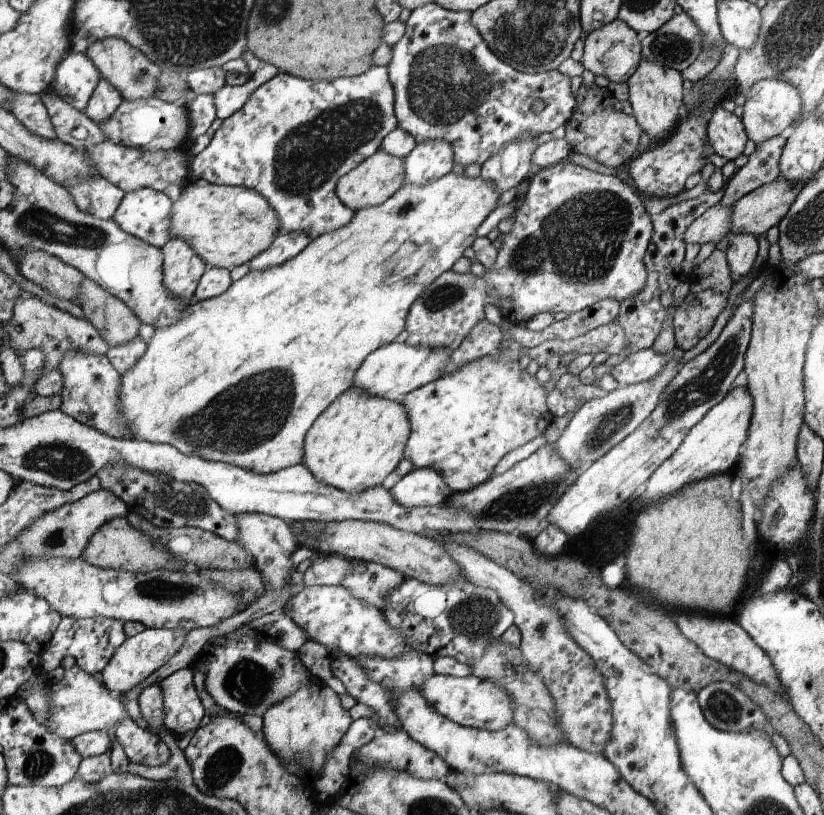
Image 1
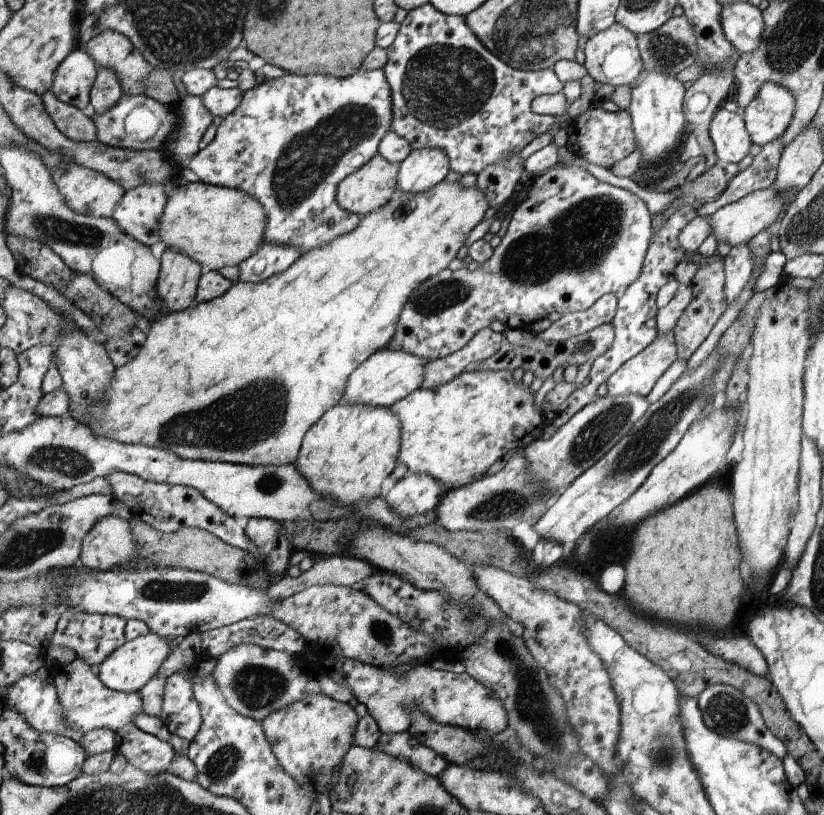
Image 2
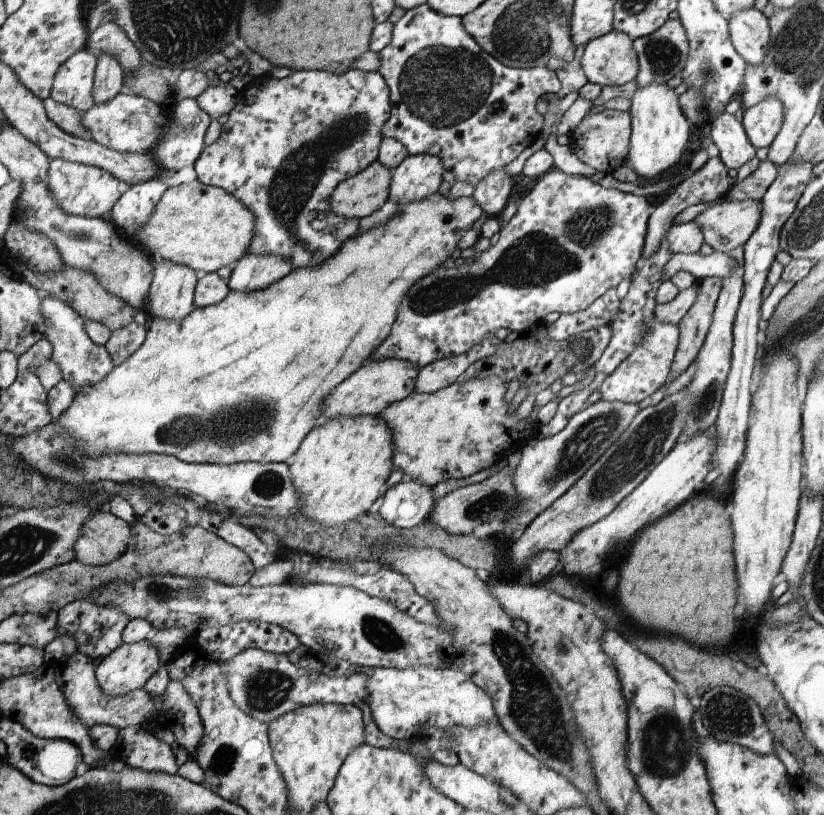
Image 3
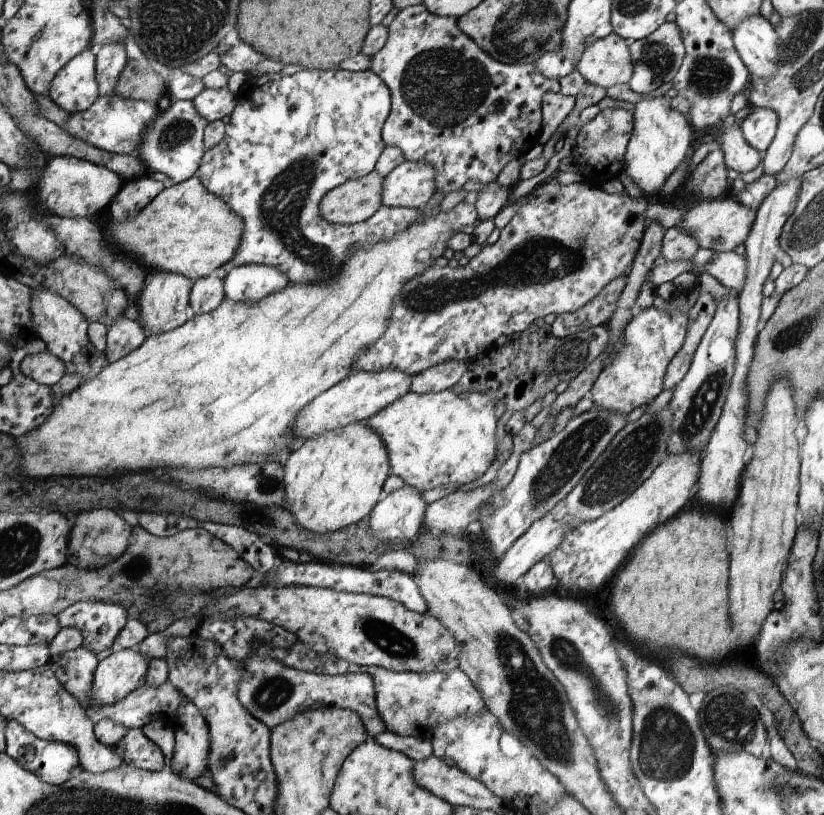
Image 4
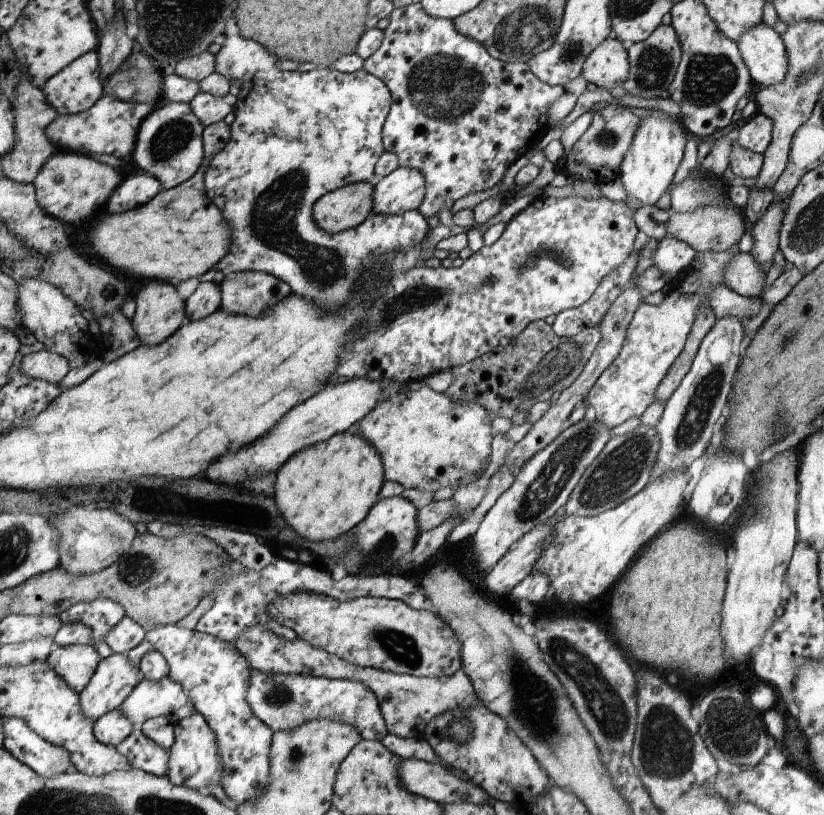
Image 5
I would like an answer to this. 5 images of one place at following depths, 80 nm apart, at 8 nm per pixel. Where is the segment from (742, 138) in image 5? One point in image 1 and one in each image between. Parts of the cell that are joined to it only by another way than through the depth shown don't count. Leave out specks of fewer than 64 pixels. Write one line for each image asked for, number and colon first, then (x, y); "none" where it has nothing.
1: (771, 106)
2: (767, 116)
3: (762, 122)
4: (759, 128)

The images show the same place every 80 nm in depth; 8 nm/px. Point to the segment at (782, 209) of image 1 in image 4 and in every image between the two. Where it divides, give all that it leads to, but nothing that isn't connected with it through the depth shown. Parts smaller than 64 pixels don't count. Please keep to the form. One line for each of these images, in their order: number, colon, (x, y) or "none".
2: (738, 222)
3: (725, 224)
4: (723, 224)

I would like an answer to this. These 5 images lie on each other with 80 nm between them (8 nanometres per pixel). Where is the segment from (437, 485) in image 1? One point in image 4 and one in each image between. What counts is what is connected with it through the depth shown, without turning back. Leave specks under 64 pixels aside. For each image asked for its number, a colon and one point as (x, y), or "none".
2: (415, 494)
3: (405, 505)
4: (398, 516)

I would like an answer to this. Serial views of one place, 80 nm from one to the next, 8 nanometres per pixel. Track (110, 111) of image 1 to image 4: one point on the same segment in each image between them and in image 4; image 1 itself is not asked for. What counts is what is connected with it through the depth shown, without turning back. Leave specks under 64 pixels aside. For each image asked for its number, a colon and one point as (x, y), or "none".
2: (107, 91)
3: (109, 76)
4: (111, 58)

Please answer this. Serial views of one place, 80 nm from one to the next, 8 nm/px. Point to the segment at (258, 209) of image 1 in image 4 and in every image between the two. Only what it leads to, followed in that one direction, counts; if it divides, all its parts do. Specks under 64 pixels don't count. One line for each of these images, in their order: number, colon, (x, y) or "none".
2: (216, 226)
3: (202, 227)
4: (186, 230)

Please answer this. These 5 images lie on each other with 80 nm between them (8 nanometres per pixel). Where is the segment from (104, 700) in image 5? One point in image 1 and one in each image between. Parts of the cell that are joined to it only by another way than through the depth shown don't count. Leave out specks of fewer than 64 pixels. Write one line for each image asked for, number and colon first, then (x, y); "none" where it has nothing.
1: (138, 657)
2: (129, 668)
3: (129, 667)
4: (116, 676)

